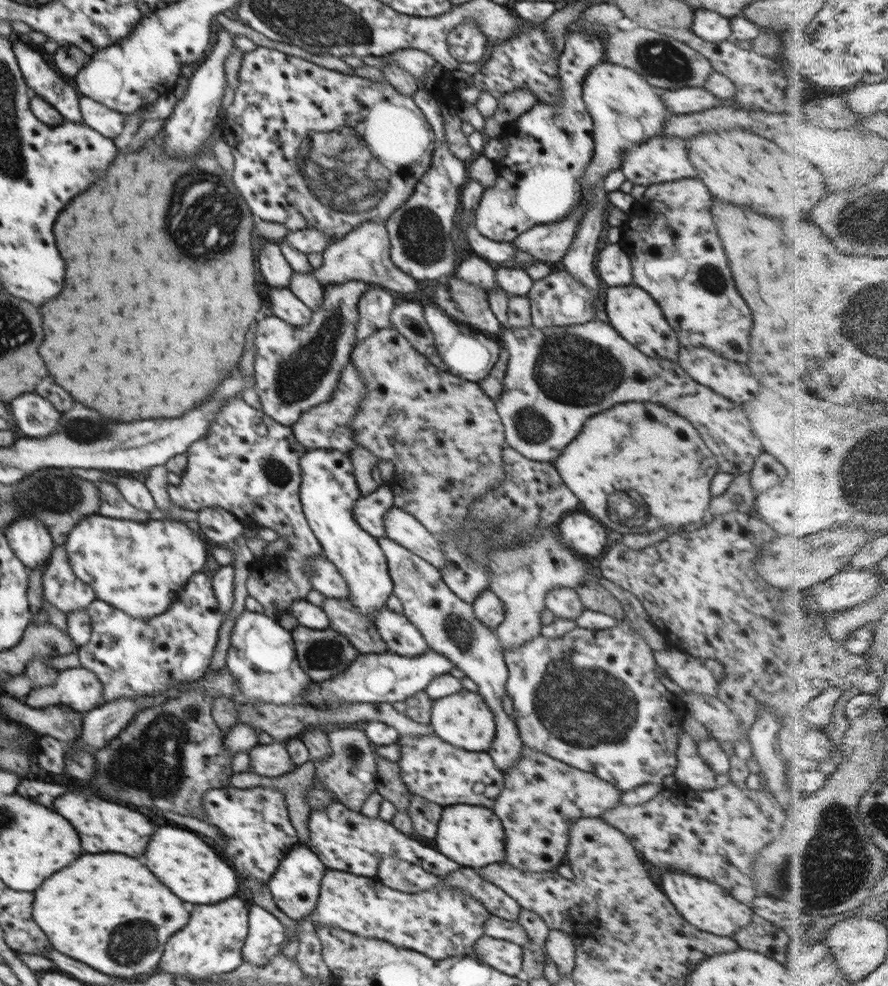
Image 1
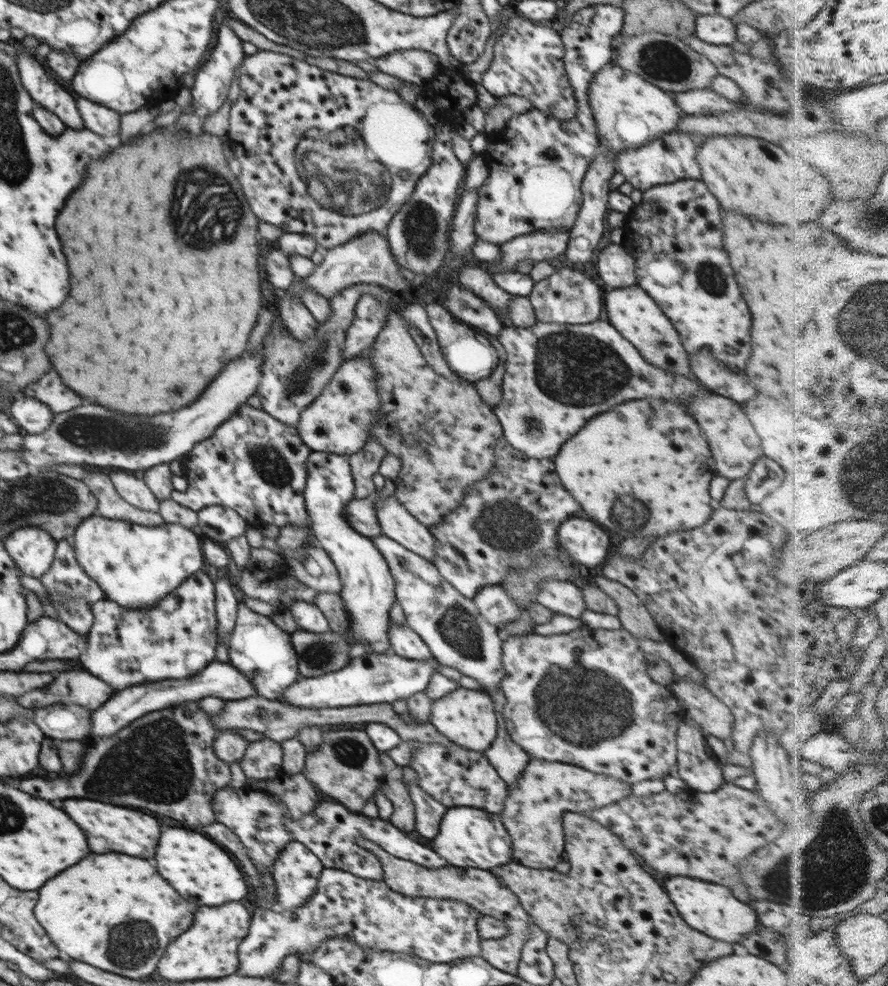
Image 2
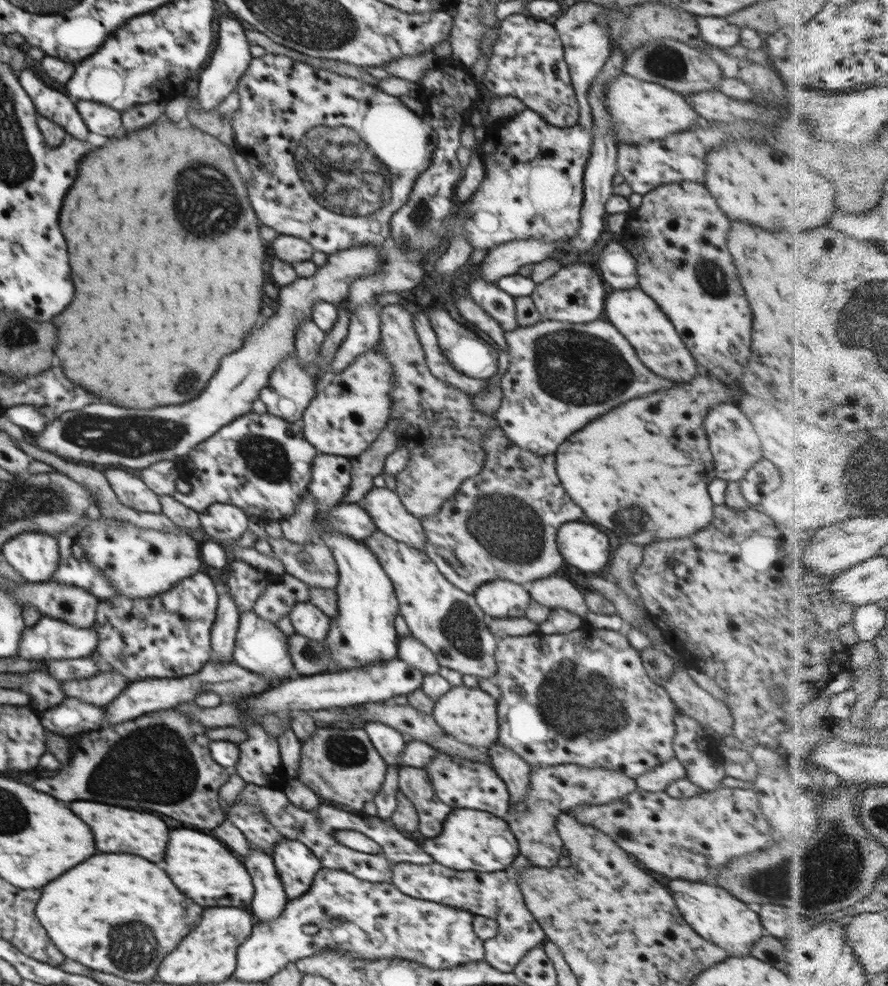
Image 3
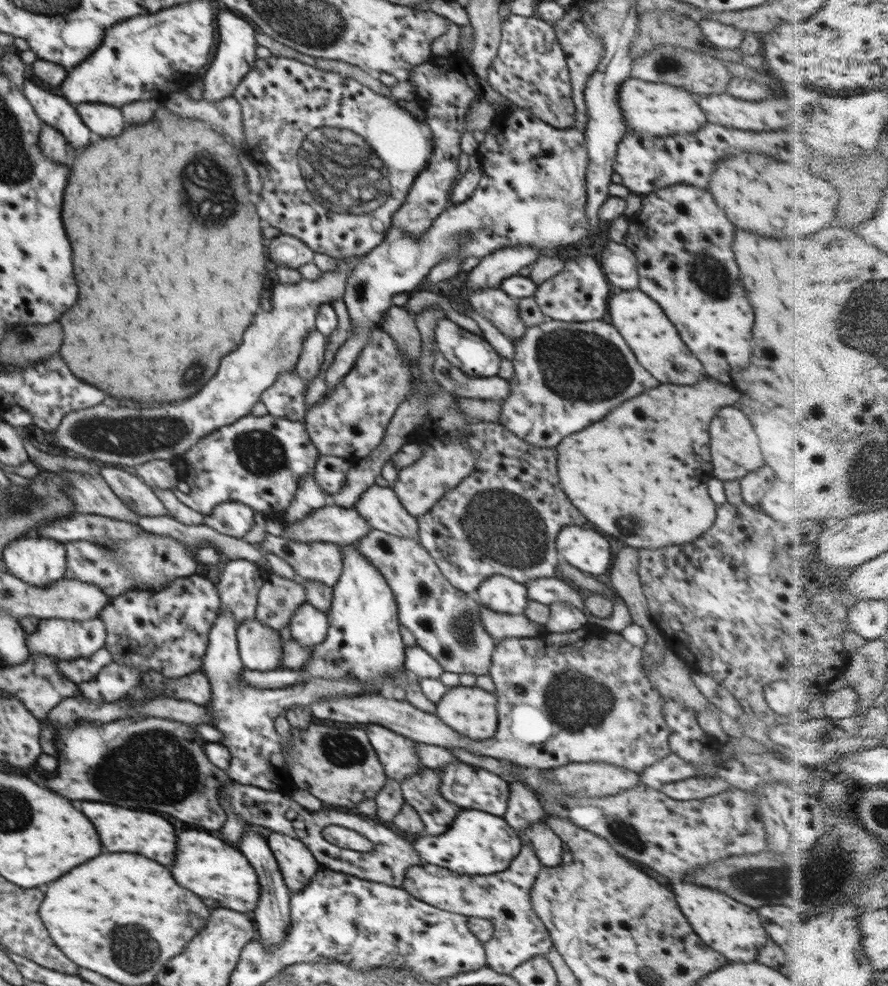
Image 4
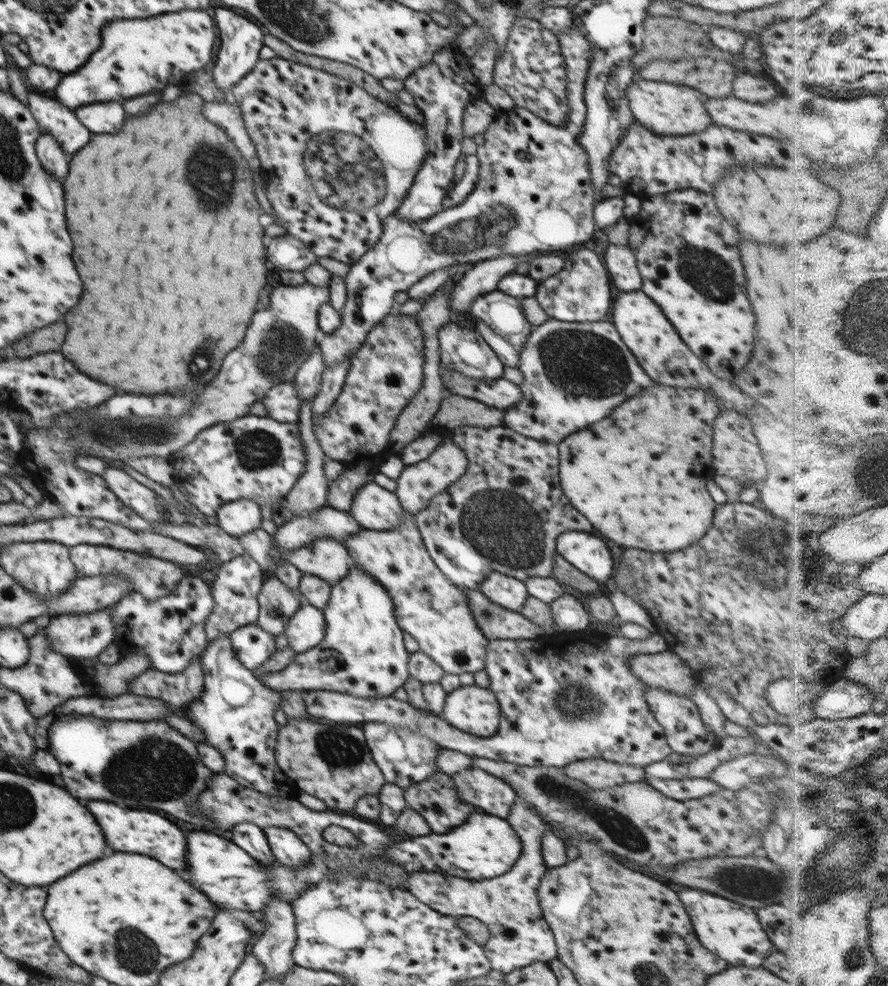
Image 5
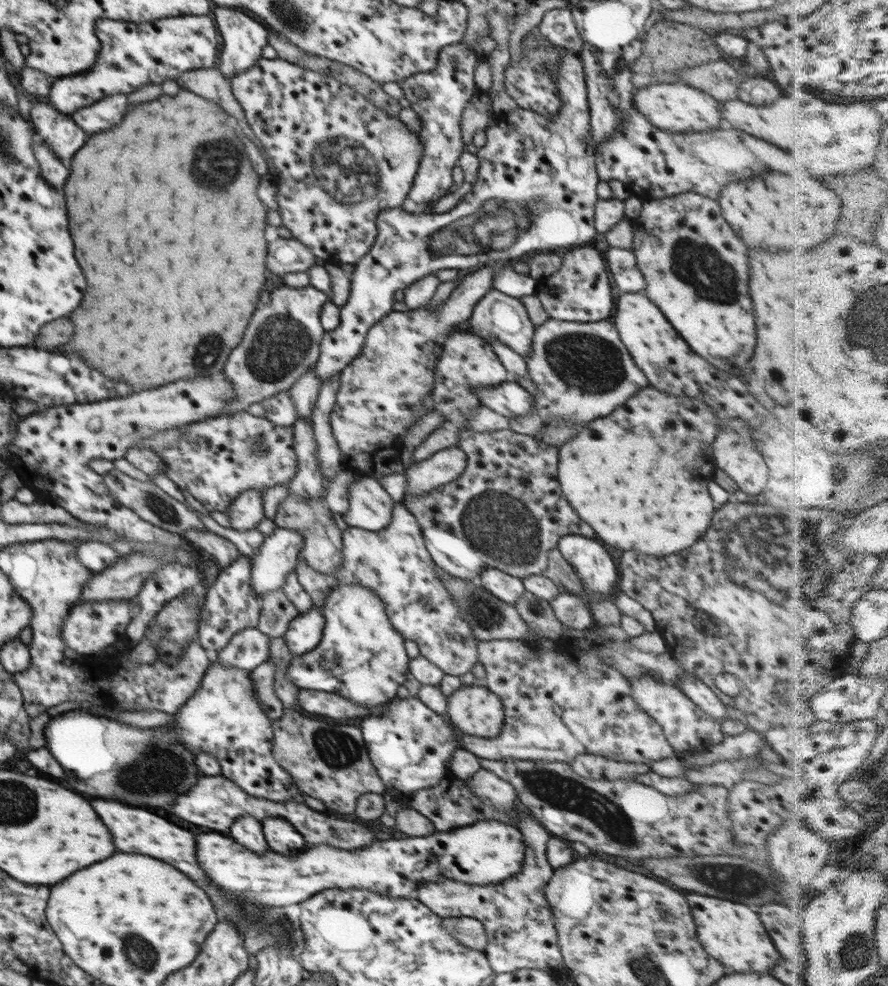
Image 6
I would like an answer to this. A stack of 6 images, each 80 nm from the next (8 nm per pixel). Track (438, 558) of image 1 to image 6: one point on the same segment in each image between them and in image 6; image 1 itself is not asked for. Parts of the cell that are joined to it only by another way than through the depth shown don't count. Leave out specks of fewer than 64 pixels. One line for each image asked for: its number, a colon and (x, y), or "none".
2: (397, 523)
3: (384, 507)
4: (380, 507)
5: (374, 508)
6: (370, 507)

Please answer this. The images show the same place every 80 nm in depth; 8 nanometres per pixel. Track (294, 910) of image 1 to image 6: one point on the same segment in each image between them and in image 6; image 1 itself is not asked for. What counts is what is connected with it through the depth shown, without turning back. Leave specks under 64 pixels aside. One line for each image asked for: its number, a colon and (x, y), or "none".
2: (295, 872)
3: (296, 865)
4: (297, 864)
5: (288, 847)
6: (283, 838)

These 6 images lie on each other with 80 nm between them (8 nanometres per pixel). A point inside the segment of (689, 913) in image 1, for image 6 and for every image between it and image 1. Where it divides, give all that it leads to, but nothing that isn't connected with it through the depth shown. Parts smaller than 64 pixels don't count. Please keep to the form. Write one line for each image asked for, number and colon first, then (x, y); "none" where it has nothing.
2: (712, 909)
3: (712, 911)
4: (733, 929)
5: (731, 931)
6: (730, 932)

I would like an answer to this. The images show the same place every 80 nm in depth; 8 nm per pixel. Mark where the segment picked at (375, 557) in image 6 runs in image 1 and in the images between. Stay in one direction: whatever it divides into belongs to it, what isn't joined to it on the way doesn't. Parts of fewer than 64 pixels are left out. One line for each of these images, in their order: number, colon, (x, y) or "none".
1: (448, 624)
2: (451, 625)
3: (448, 621)
4: (447, 623)
5: (427, 606)

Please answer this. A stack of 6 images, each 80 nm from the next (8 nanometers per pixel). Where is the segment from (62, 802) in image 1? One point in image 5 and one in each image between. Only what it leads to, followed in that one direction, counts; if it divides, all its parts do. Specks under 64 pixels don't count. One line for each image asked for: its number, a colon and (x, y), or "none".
2: (109, 828)
3: (115, 830)
4: (121, 830)
5: (134, 831)

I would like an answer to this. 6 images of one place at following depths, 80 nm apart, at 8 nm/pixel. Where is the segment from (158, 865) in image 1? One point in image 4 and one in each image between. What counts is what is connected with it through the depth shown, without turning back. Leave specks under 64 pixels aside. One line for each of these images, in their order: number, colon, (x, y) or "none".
2: (196, 868)
3: (200, 866)
4: (221, 875)

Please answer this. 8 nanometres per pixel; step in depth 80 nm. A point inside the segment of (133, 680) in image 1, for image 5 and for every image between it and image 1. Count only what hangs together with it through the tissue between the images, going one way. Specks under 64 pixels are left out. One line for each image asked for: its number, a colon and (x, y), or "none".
2: (176, 639)
3: (168, 635)
4: (166, 631)
5: (171, 630)

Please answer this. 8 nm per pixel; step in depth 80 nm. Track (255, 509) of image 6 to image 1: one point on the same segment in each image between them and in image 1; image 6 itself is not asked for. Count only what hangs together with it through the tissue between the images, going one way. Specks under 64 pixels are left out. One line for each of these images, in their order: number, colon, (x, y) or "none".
1: (216, 524)
2: (216, 523)
3: (221, 521)
4: (235, 519)
5: (239, 517)

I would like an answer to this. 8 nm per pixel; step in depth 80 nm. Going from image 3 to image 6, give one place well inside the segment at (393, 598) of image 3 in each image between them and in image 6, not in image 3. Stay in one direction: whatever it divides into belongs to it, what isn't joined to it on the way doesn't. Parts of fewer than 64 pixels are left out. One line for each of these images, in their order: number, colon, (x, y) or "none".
4: (363, 640)
5: (363, 654)
6: (361, 657)

